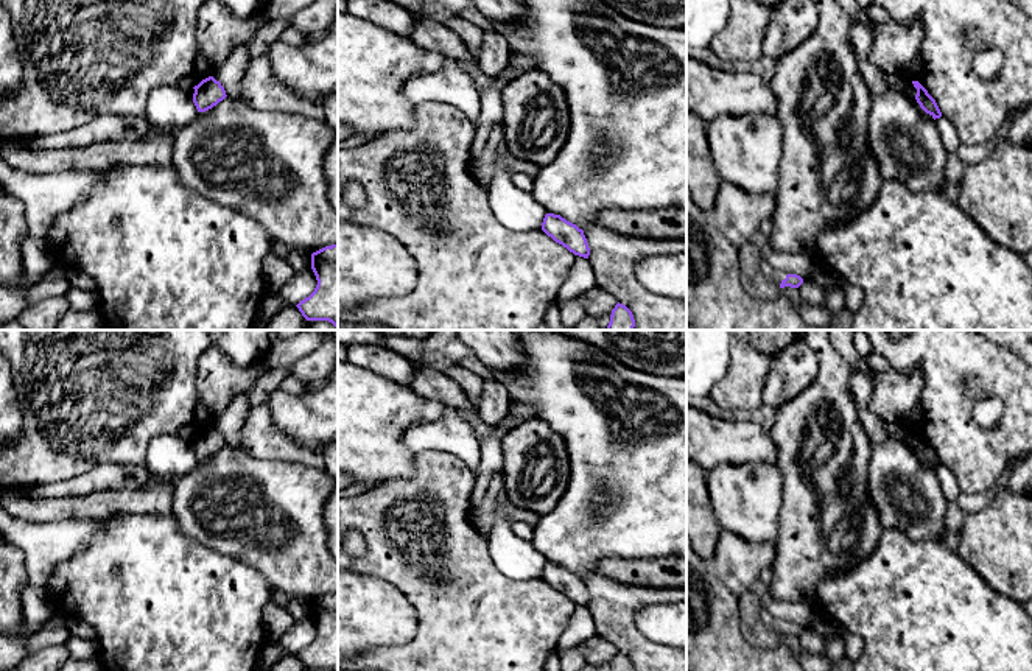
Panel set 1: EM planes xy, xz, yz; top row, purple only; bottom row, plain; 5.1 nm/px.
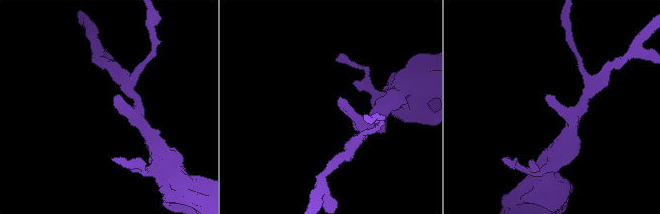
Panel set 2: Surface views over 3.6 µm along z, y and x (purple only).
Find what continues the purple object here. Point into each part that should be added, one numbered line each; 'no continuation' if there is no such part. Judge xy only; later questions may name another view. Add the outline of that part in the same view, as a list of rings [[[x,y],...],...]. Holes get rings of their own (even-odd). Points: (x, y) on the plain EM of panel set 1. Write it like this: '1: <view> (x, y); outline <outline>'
no continuation

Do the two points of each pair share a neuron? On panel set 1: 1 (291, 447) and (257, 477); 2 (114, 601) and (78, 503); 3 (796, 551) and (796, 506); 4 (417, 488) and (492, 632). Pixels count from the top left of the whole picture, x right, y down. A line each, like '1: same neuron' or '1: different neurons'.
1: different neurons
2: different neurons
3: same neuron
4: same neuron

